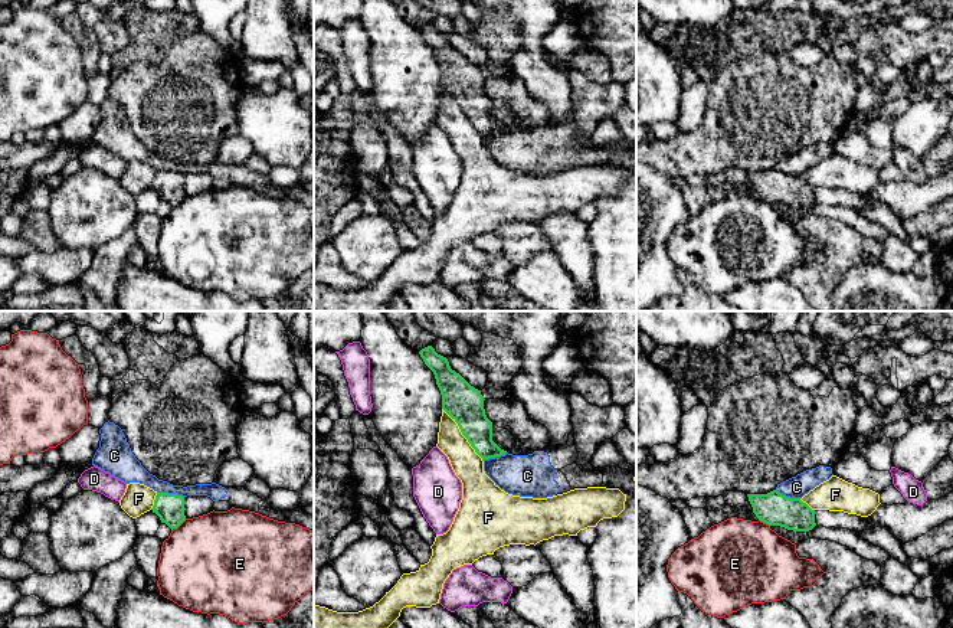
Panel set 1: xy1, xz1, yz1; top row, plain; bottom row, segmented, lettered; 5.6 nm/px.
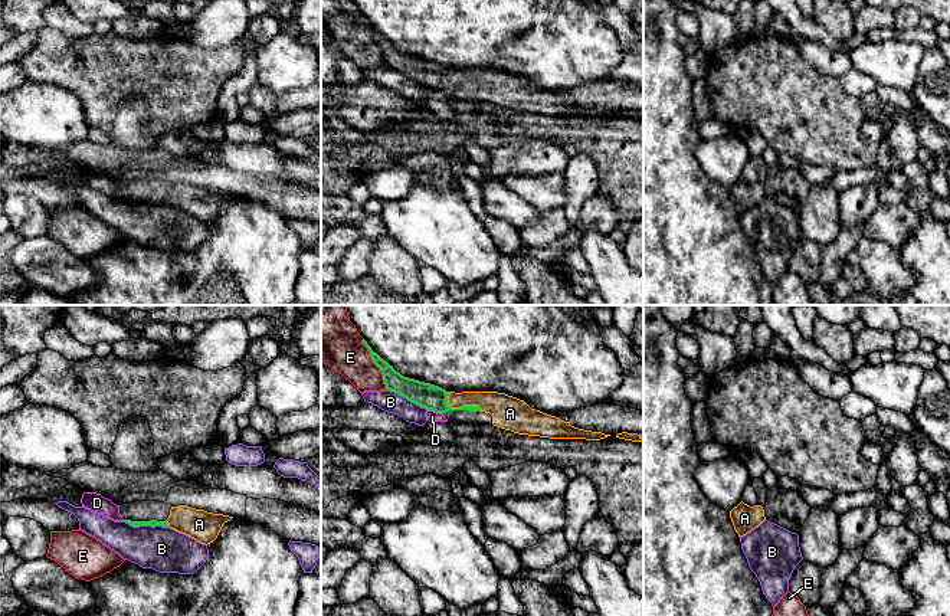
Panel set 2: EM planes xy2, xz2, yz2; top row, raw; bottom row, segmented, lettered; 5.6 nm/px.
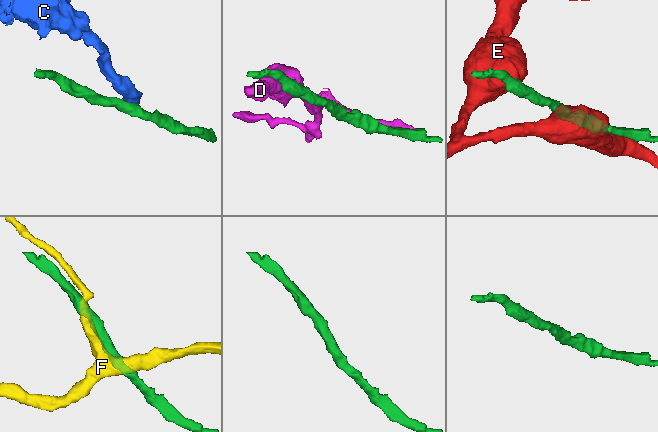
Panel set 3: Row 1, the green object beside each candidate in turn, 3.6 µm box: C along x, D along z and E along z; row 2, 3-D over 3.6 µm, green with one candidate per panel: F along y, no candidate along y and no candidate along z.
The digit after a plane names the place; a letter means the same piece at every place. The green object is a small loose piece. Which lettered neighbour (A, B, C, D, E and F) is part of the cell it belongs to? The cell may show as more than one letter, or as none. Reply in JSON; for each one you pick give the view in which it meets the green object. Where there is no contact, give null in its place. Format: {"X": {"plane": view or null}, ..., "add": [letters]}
{"A": {"plane": "xz2"}, "add": ["A"]}

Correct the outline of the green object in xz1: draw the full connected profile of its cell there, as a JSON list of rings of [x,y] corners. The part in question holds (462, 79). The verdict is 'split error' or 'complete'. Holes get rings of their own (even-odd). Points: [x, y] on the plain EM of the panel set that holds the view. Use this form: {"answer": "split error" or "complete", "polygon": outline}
{"answer": "complete", "polygon": [[[432,23],[422,26],[419,32],[435,52],[442,72],[442,86],[458,101],[482,138],[505,133],[507,128],[492,118],[492,99],[485,92],[481,68],[452,48],[448,36],[438,32]]]}

